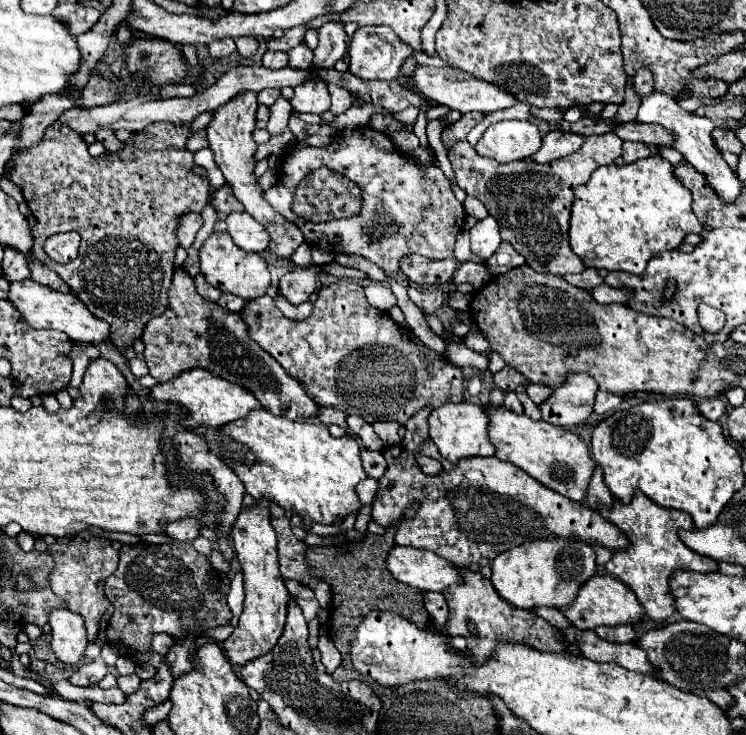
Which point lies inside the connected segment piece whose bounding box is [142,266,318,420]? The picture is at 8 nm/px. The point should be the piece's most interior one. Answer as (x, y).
(192, 333)

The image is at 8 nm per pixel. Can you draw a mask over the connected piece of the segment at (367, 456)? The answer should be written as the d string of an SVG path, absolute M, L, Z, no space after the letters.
M362 448L360 452L360 458L362 458L362 466L364 466L364 472L372 478L380 478L384 474L384 468L386 468L386 460L380 452L372 452L368 448Z

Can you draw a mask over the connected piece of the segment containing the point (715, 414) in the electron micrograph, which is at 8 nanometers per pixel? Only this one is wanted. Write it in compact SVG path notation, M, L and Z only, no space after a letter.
M704 398L698 400L698 410L708 420L718 420L726 412L726 402L722 402L720 398Z

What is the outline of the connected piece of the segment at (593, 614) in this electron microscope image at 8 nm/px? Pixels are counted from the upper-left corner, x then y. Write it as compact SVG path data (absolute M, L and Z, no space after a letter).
M598 574L588 578L588 582L580 586L580 594L576 596L576 602L572 602L572 606L564 606L558 610L562 610L568 622L578 630L594 630L598 626L616 626L616 624L634 624L644 614L642 604L636 600L636 594L626 584L622 584L614 576L598 576Z

